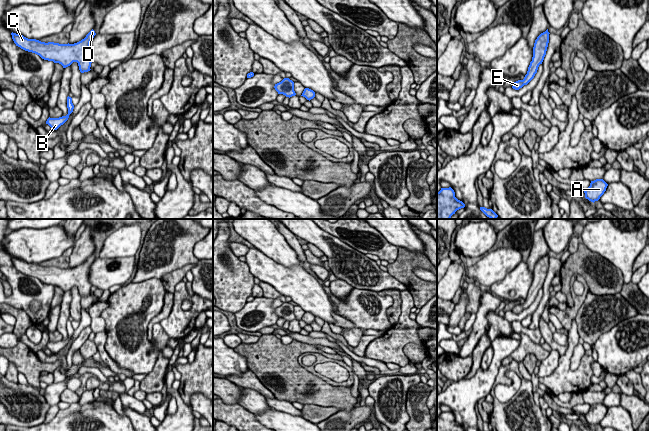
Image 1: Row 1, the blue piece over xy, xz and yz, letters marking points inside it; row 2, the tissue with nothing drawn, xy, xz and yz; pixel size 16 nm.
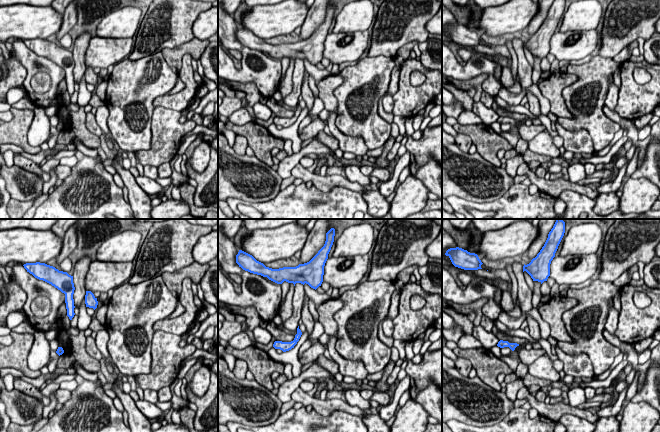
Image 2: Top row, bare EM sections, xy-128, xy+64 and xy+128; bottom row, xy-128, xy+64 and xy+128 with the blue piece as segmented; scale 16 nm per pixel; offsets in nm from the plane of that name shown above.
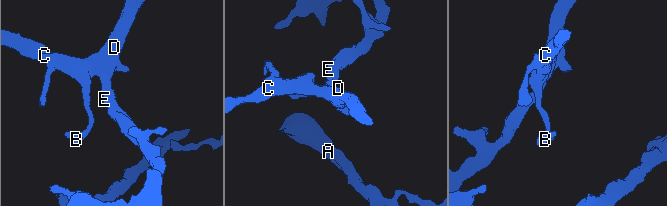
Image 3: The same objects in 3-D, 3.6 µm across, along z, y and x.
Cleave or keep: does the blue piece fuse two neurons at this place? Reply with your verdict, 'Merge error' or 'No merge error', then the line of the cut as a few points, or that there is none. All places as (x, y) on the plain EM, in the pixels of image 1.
Merge error. Split along xy (75, 285), (81, 285), (89, 293)

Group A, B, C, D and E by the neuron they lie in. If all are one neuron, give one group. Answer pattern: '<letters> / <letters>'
A E / B C D

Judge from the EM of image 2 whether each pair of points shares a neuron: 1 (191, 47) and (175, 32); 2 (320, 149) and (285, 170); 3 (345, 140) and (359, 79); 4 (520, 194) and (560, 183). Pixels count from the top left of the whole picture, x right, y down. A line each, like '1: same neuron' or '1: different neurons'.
1: different neurons
2: same neuron
3: different neurons
4: different neurons

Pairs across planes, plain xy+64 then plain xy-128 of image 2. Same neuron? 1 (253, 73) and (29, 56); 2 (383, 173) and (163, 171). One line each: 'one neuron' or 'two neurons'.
1: one neuron
2: one neuron

